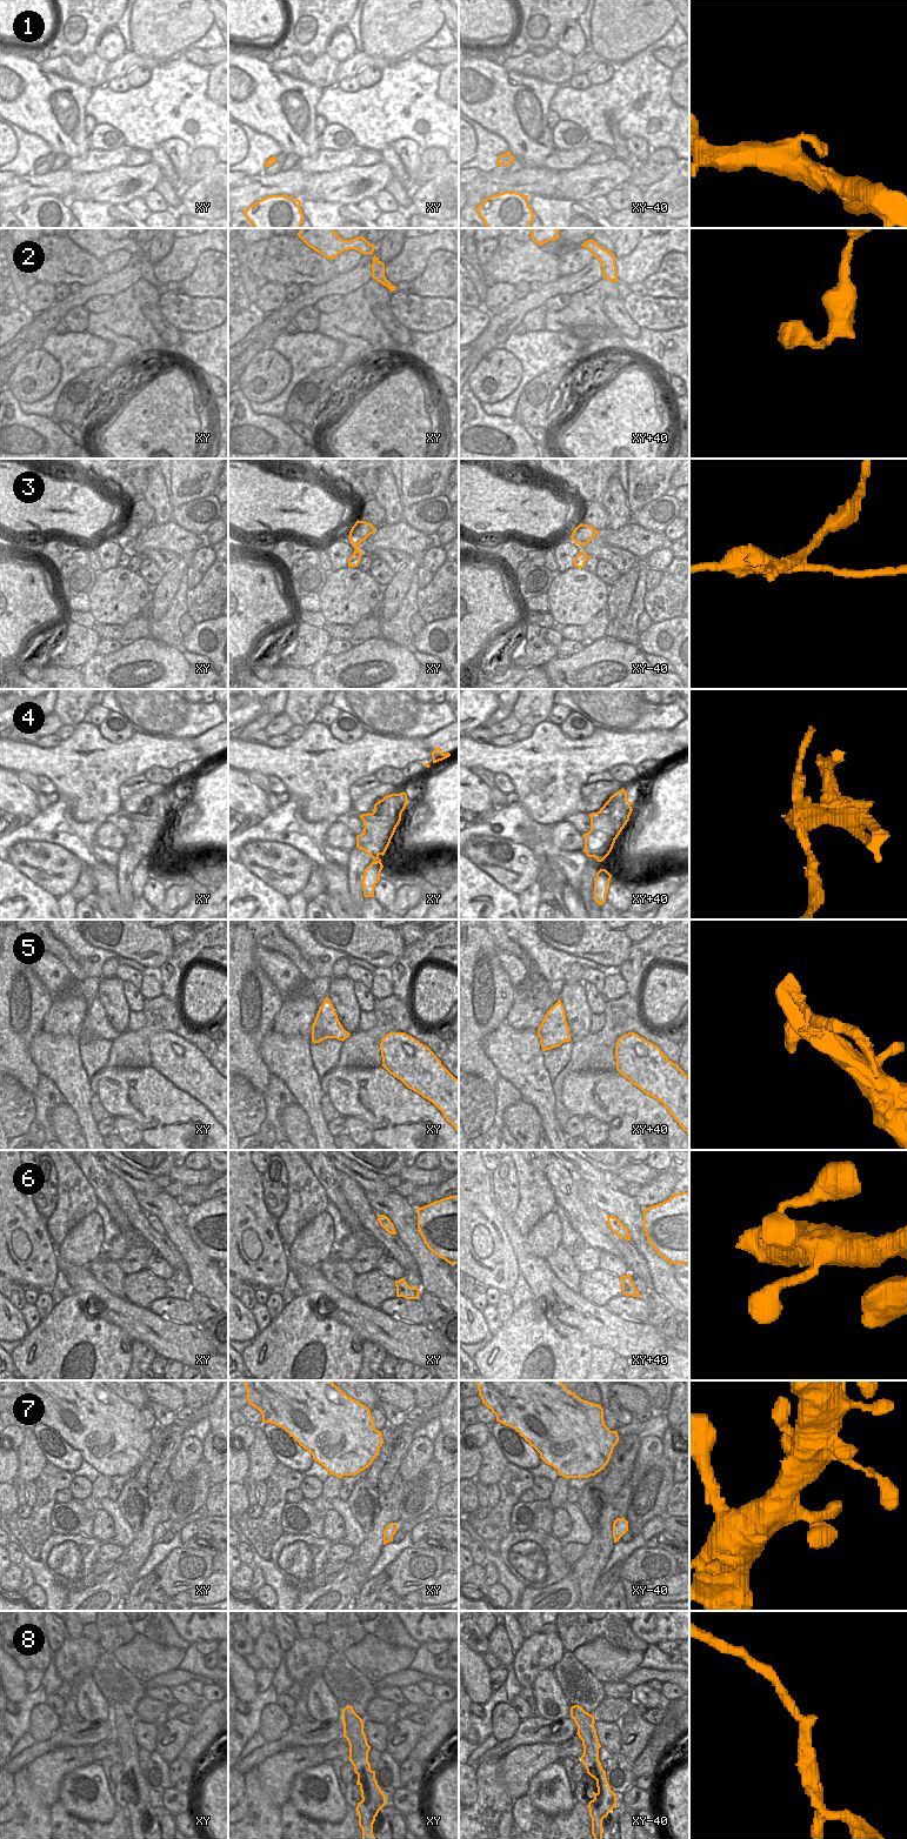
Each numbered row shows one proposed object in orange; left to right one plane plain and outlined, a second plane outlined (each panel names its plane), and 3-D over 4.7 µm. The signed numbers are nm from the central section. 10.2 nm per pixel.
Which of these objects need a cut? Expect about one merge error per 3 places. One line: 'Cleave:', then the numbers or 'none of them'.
Cleave: 3, 4, 8

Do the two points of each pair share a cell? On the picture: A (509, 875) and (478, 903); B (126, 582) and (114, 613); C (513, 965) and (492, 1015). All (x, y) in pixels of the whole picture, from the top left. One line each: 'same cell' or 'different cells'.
A: different cells
B: same cell
C: different cells

